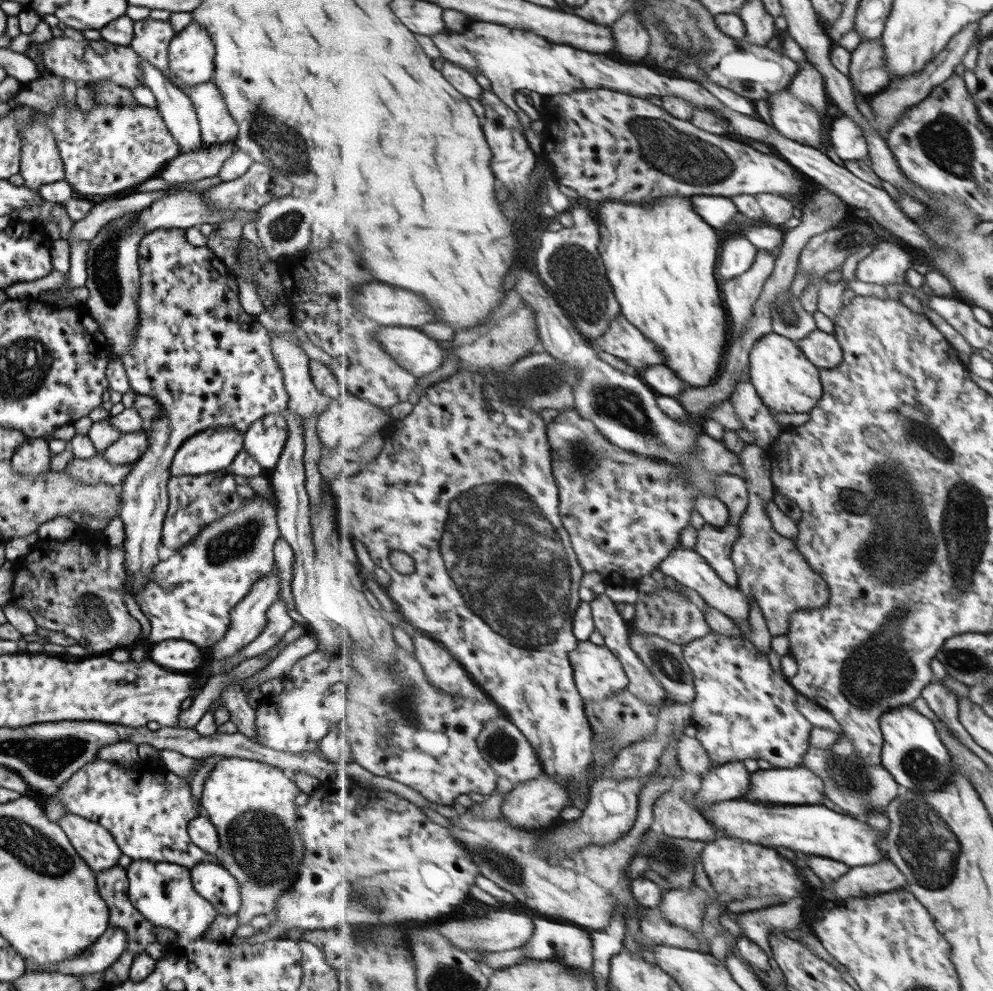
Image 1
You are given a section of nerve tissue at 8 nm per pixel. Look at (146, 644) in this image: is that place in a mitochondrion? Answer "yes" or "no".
no

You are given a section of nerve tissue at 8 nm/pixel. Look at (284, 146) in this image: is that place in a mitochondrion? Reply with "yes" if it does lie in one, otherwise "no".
yes

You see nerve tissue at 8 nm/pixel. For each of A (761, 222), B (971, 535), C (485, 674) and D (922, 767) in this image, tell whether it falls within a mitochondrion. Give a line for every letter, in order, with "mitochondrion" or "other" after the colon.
A: other
B: mitochondrion
C: other
D: mitochondrion

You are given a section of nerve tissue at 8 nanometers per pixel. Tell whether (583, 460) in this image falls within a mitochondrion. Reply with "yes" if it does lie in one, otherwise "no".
yes

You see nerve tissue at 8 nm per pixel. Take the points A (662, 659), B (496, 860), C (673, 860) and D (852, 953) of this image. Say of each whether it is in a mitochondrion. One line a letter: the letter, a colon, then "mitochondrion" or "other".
A: mitochondrion
B: mitochondrion
C: mitochondrion
D: other

